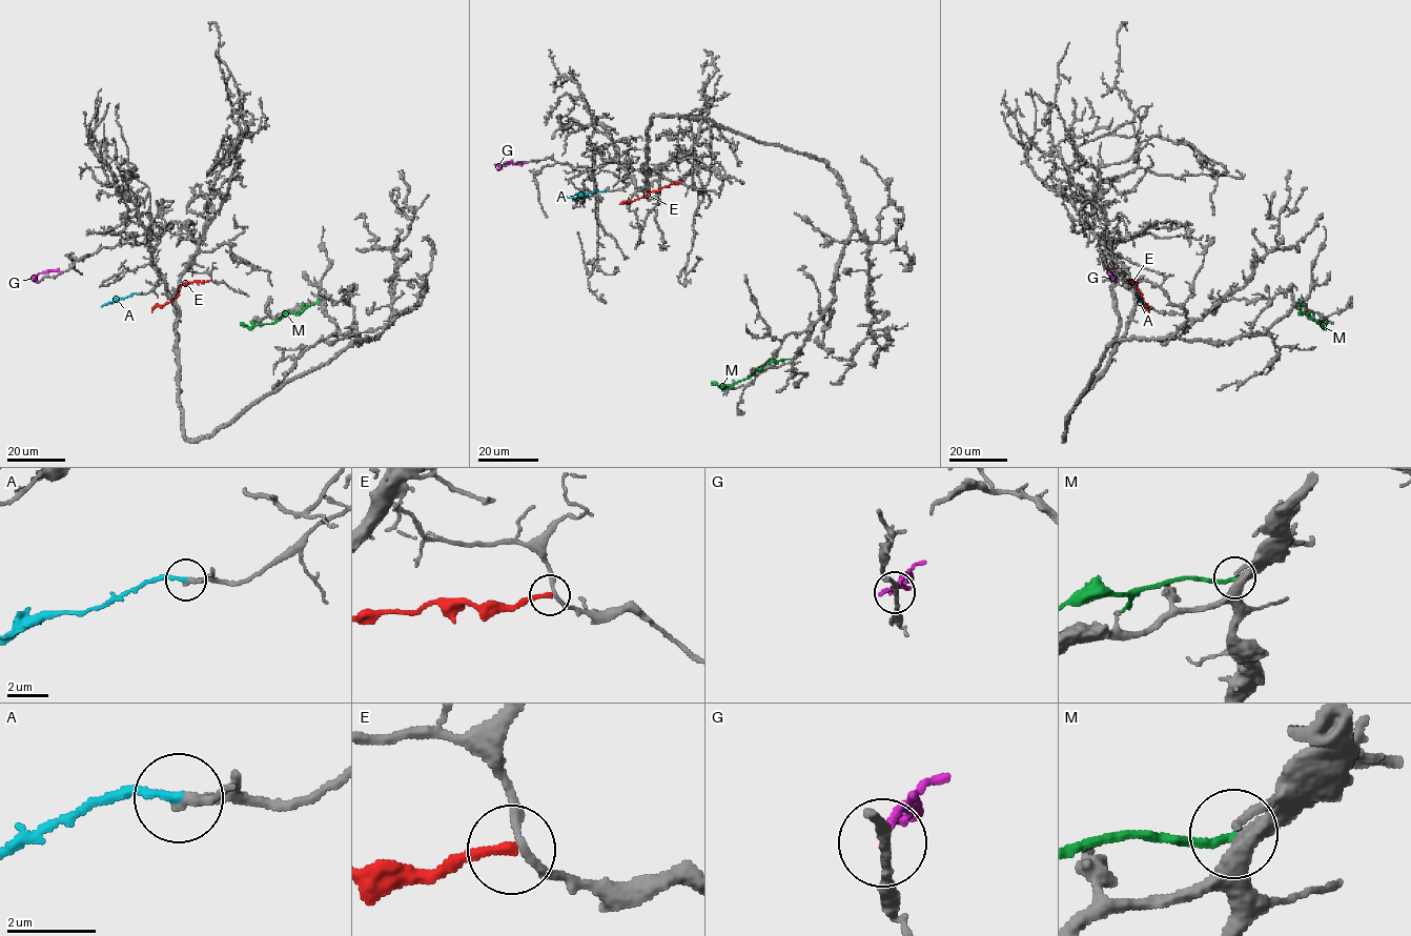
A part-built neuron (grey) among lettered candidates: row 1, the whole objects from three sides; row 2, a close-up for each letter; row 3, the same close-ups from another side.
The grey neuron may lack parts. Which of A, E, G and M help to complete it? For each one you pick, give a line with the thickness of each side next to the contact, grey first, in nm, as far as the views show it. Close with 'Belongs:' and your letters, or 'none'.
A: 170 nm thick on the grey side, 170 nm on the other
Belongs: A

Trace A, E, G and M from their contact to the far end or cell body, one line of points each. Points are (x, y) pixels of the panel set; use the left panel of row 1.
A: (138, 293), (100, 306)
E: (210, 280), (184, 283), (170, 301), (157, 305), (151, 311)
G: (60, 272), (40, 273), (36, 279), (39, 282)
M: (318, 302), (300, 313), (287, 313), (275, 322), (246, 326), (241, 323)

